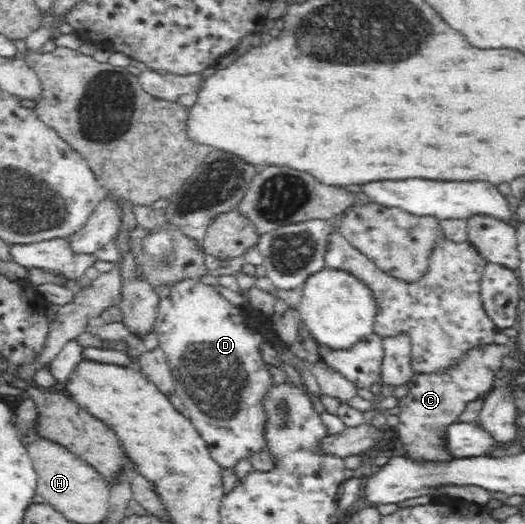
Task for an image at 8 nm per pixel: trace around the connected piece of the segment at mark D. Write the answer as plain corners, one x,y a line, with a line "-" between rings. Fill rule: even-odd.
188,278
161,287
158,294
154,333
173,373
176,394
188,409
189,418
209,446
213,458
222,467
233,468
238,460
259,450
264,452
262,397
272,385
272,376
258,346
268,340
274,342
274,333
267,329
257,330
256,322
249,314
242,315
214,286
198,279

